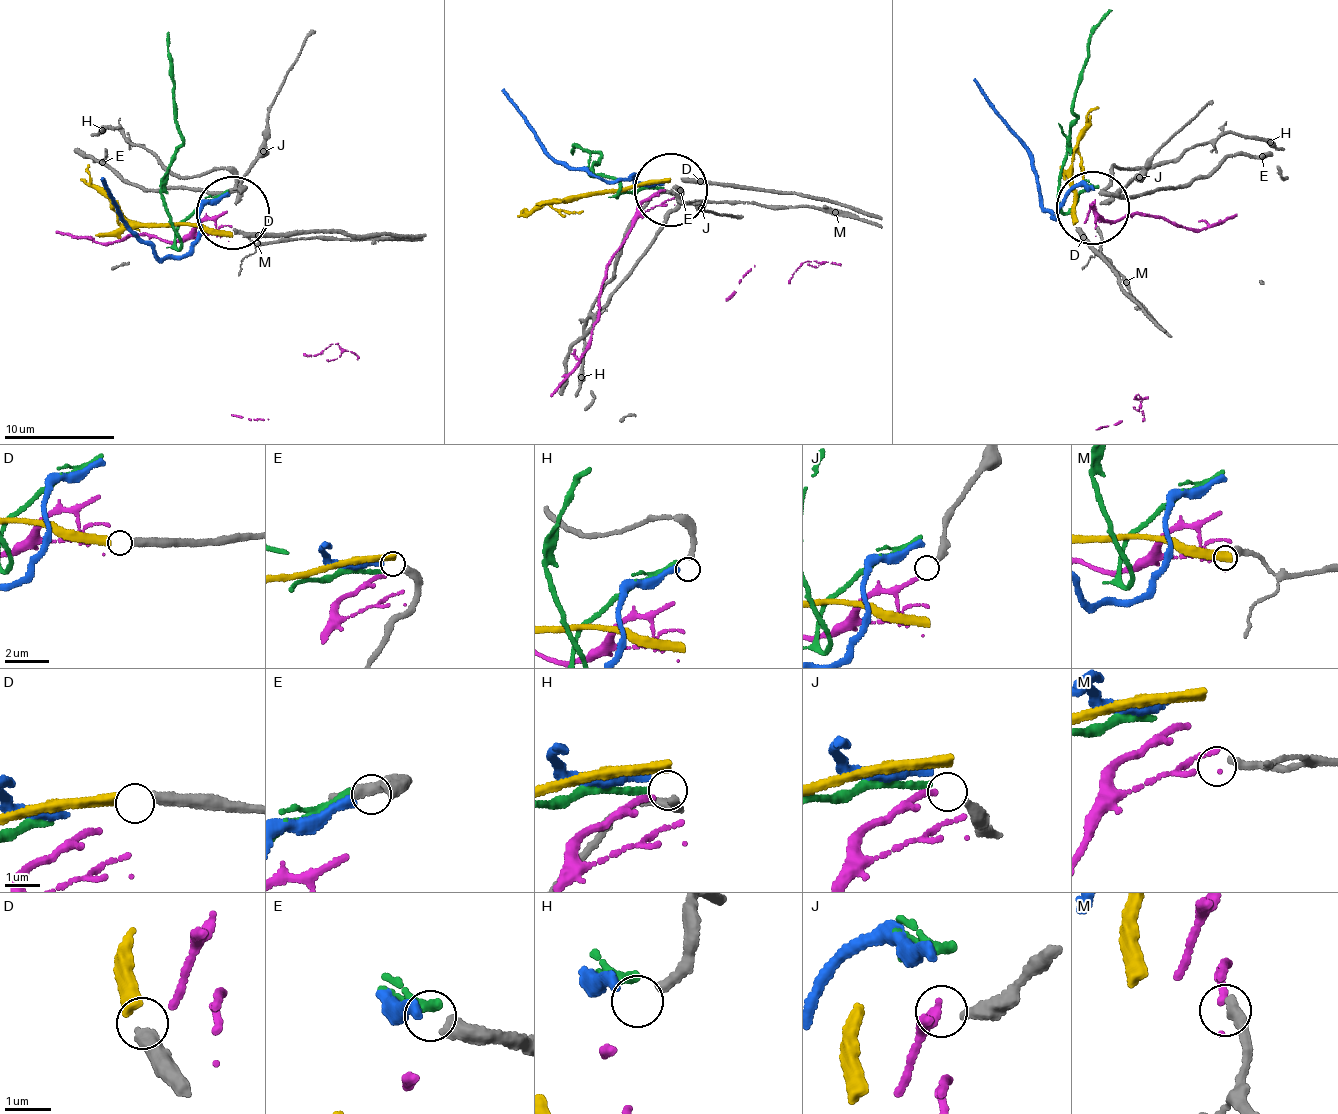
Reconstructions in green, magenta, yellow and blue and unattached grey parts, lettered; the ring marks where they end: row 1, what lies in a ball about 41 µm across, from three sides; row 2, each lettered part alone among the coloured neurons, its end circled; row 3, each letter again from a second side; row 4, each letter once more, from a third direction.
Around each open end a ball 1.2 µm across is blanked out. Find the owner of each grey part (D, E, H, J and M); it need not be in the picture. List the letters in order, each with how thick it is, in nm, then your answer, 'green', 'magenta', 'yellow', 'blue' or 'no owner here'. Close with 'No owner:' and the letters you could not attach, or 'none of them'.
D: calibre 320 nm; yellow
E: calibre 360 nm; blue
H: calibre 240 nm; no owner here
J: calibre 320 nm; magenta
M: calibre 280 nm; no owner here
No owner: H, M

